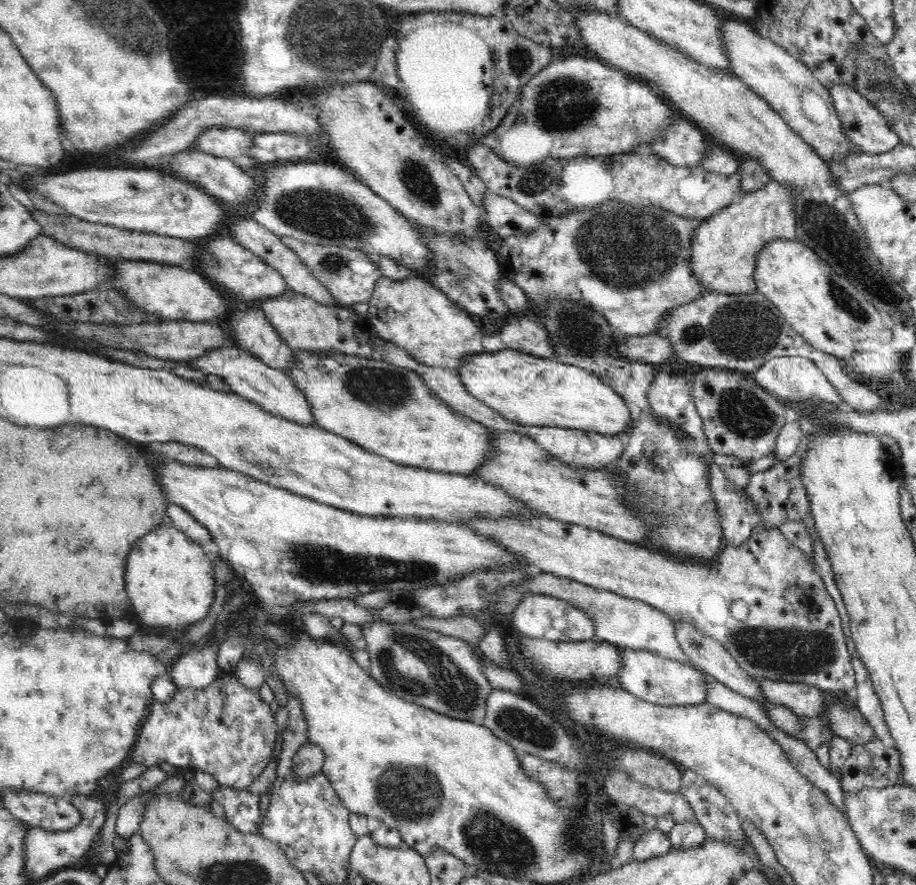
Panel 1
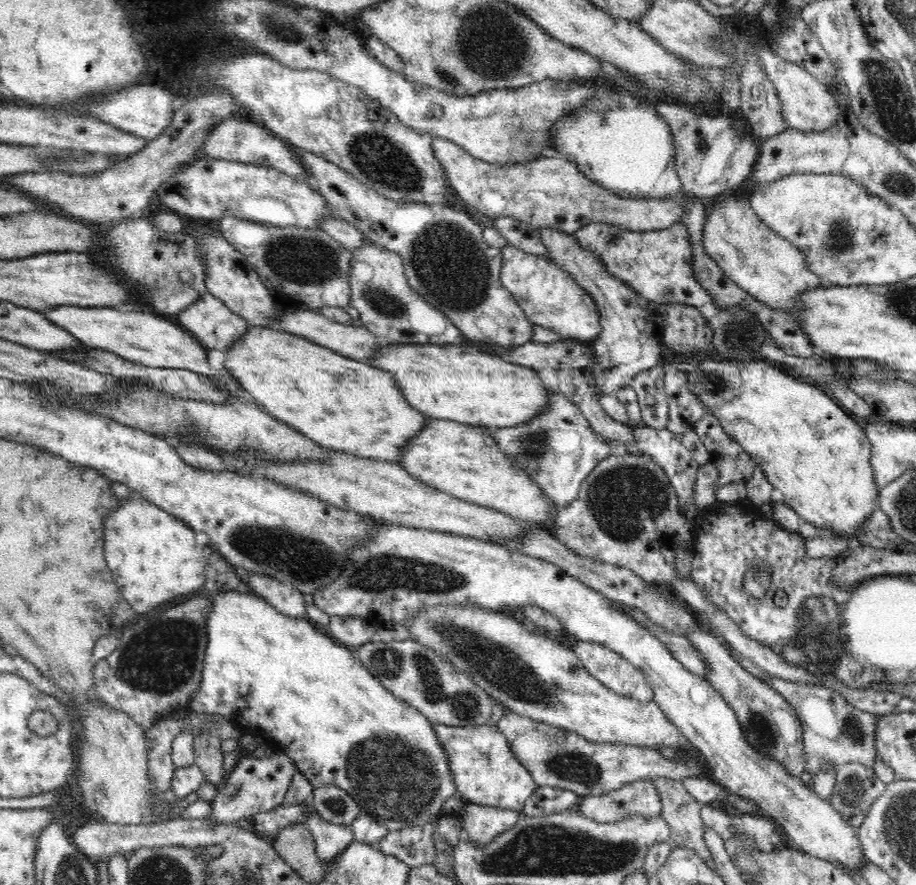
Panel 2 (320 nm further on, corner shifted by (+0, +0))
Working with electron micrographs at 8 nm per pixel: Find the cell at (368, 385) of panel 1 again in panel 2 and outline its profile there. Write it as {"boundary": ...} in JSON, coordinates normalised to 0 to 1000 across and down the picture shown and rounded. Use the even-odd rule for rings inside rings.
{"boundary":[[[273,366],[269,372],[269,375],[255,389],[252,389],[243,397],[246,400],[243,414],[248,416],[248,419],[258,429],[261,429],[263,438],[275,446],[279,456],[286,456],[293,468],[296,468],[306,477],[322,484],[328,490],[335,493],[338,498],[342,498],[349,503],[349,505],[360,508],[361,511],[371,510],[376,513],[389,514],[390,516],[432,522],[436,524],[438,513],[443,508],[445,499],[450,499],[450,494],[453,494],[453,490],[456,490],[459,486],[463,484],[463,480],[466,480],[466,470],[463,470],[457,463],[452,463],[447,458],[447,454],[440,449],[436,436],[429,432],[429,427],[425,420],[410,416],[401,409],[397,410],[390,408],[389,406],[378,405],[376,401],[369,400],[367,397],[354,393],[353,391],[338,386],[336,383],[323,377],[317,377],[316,375],[305,374],[303,372],[297,372],[295,369],[283,369],[282,367]]]}

